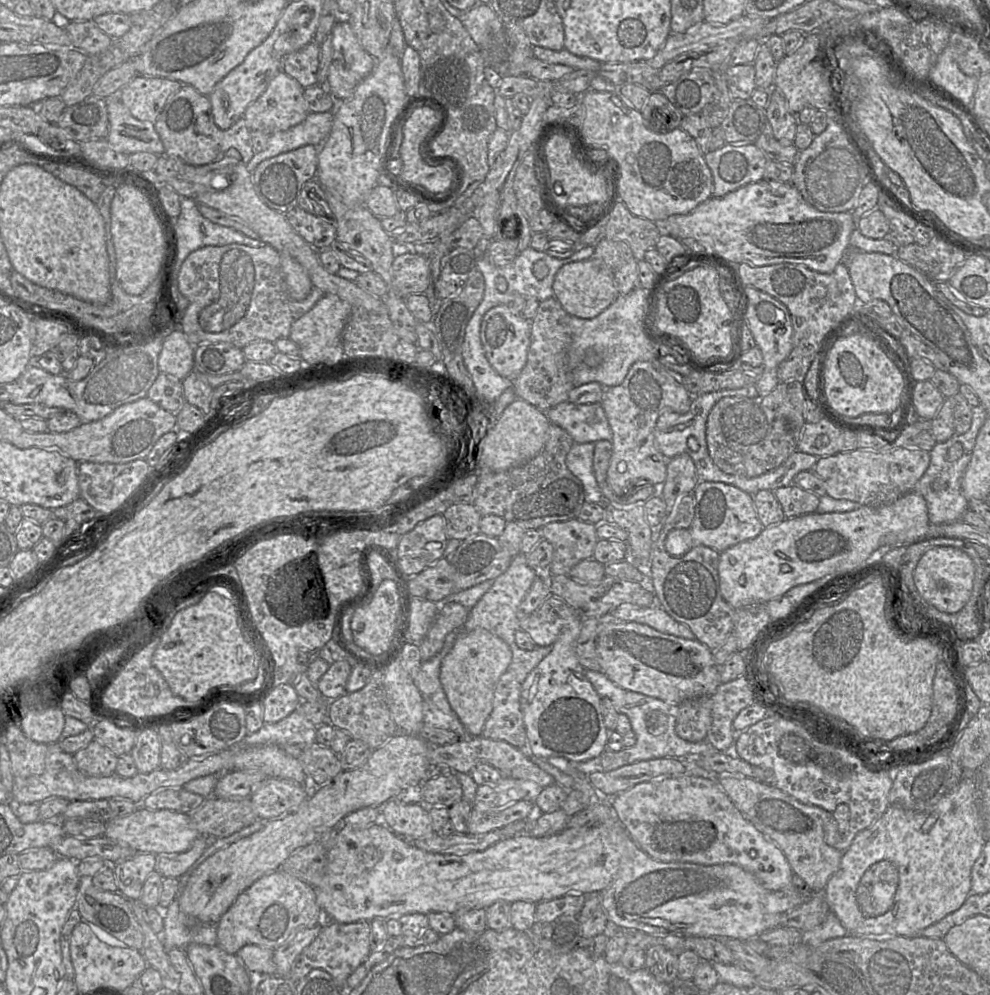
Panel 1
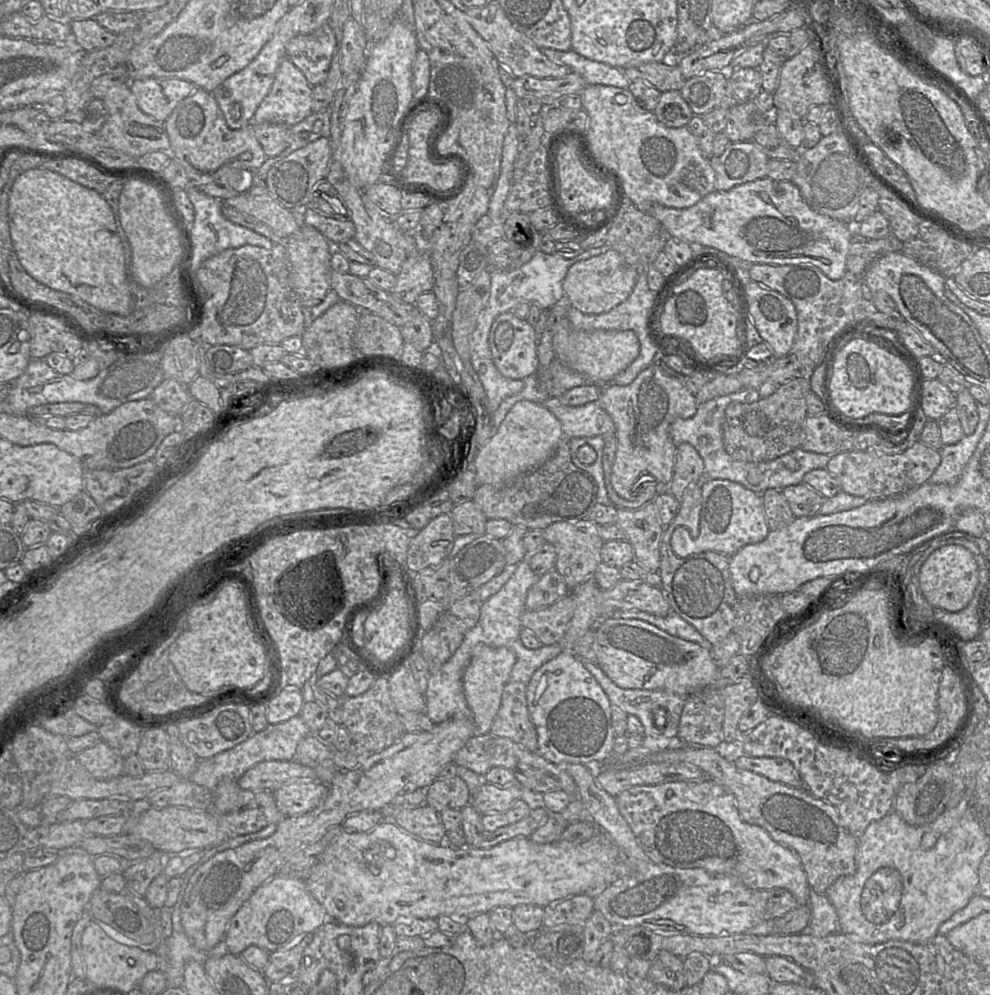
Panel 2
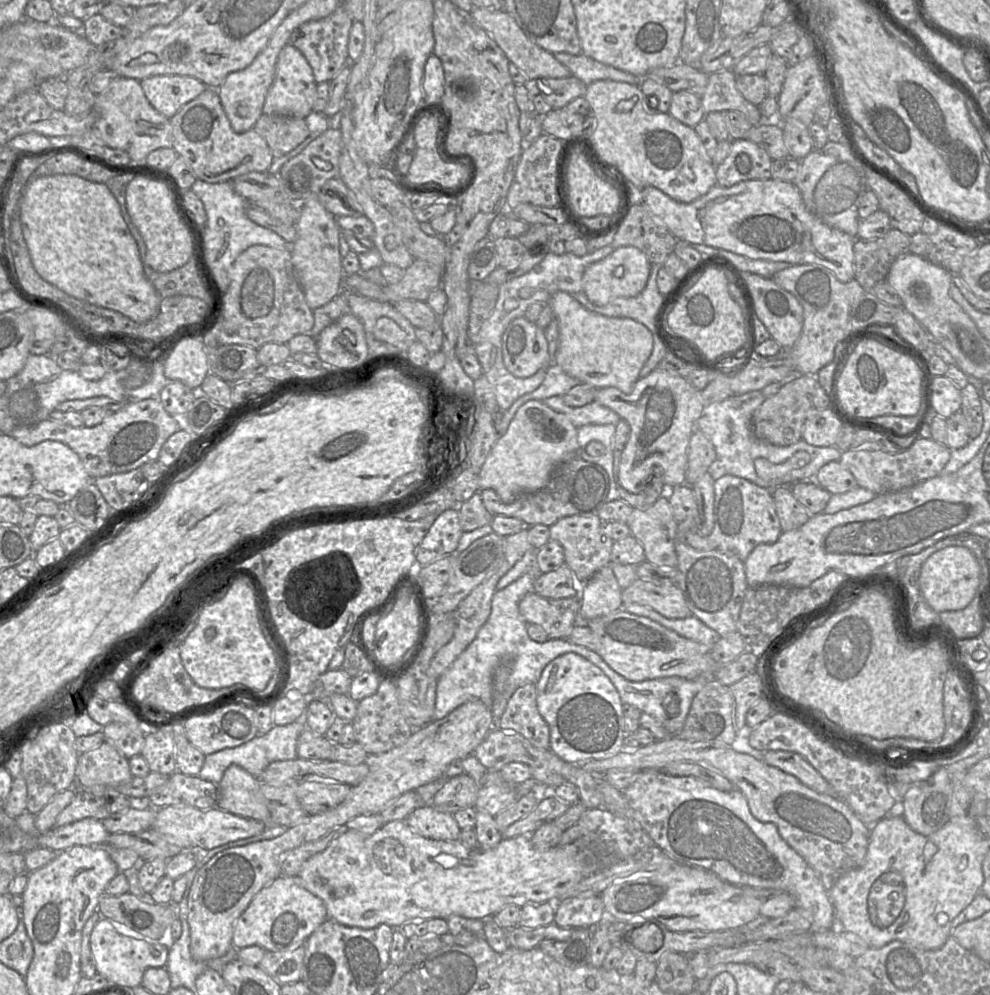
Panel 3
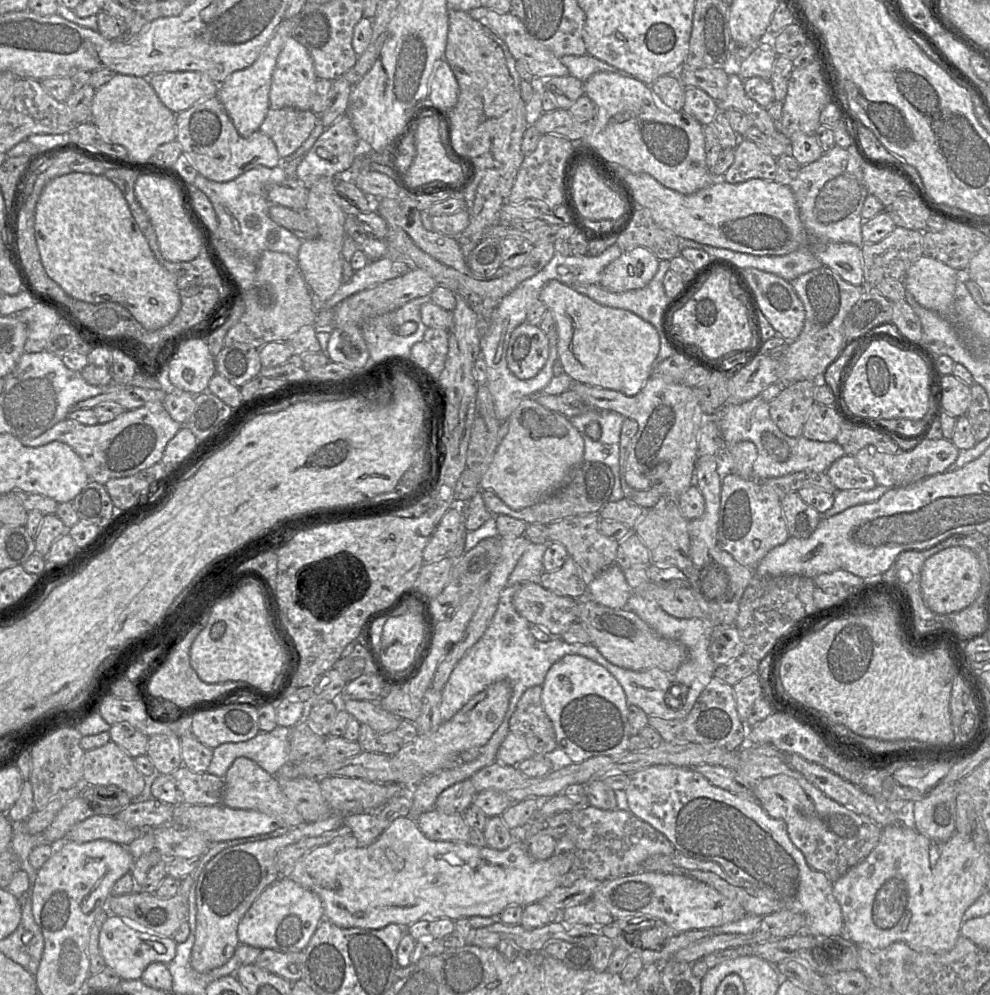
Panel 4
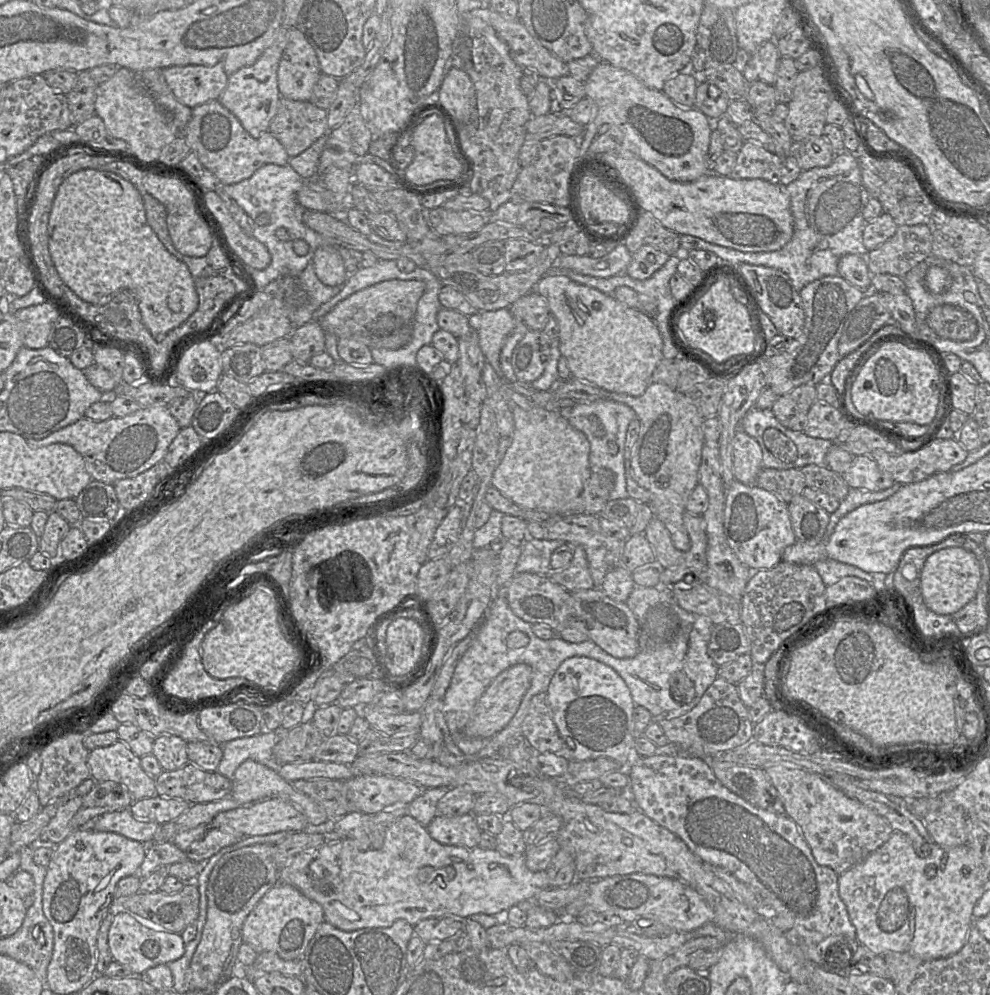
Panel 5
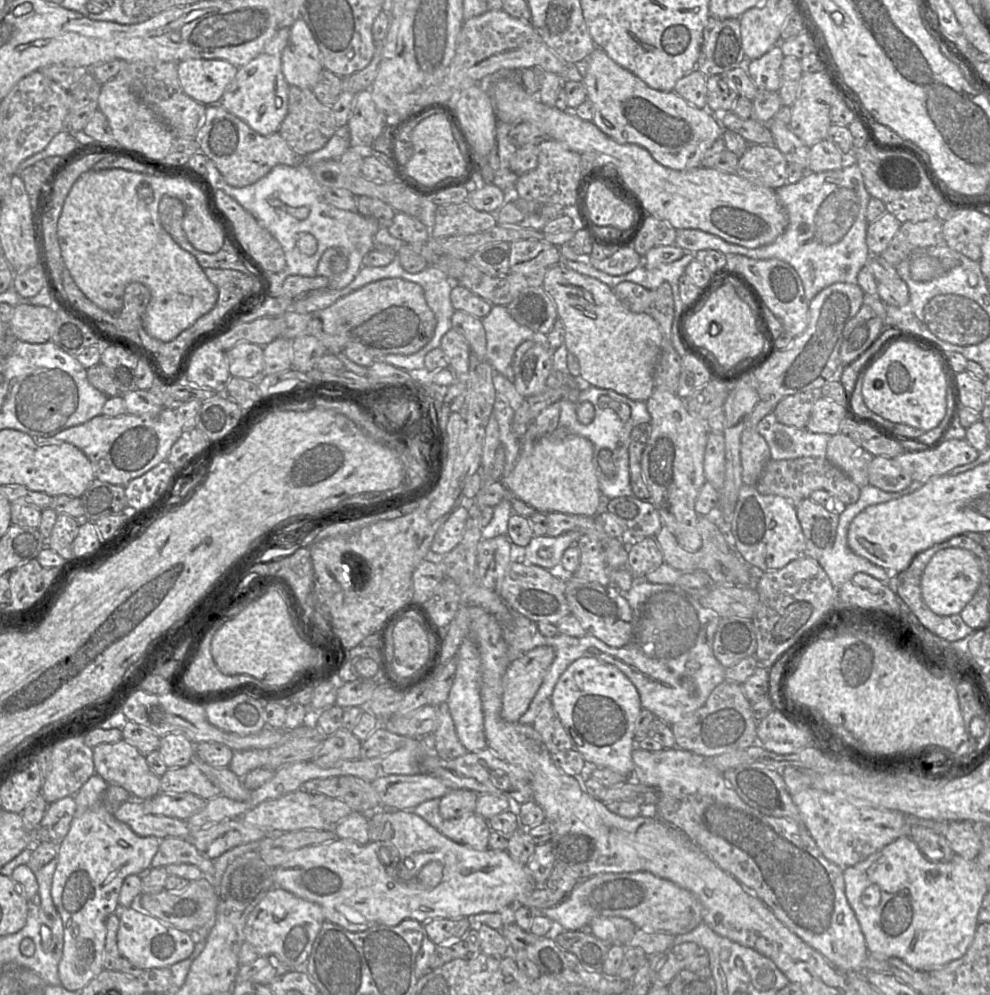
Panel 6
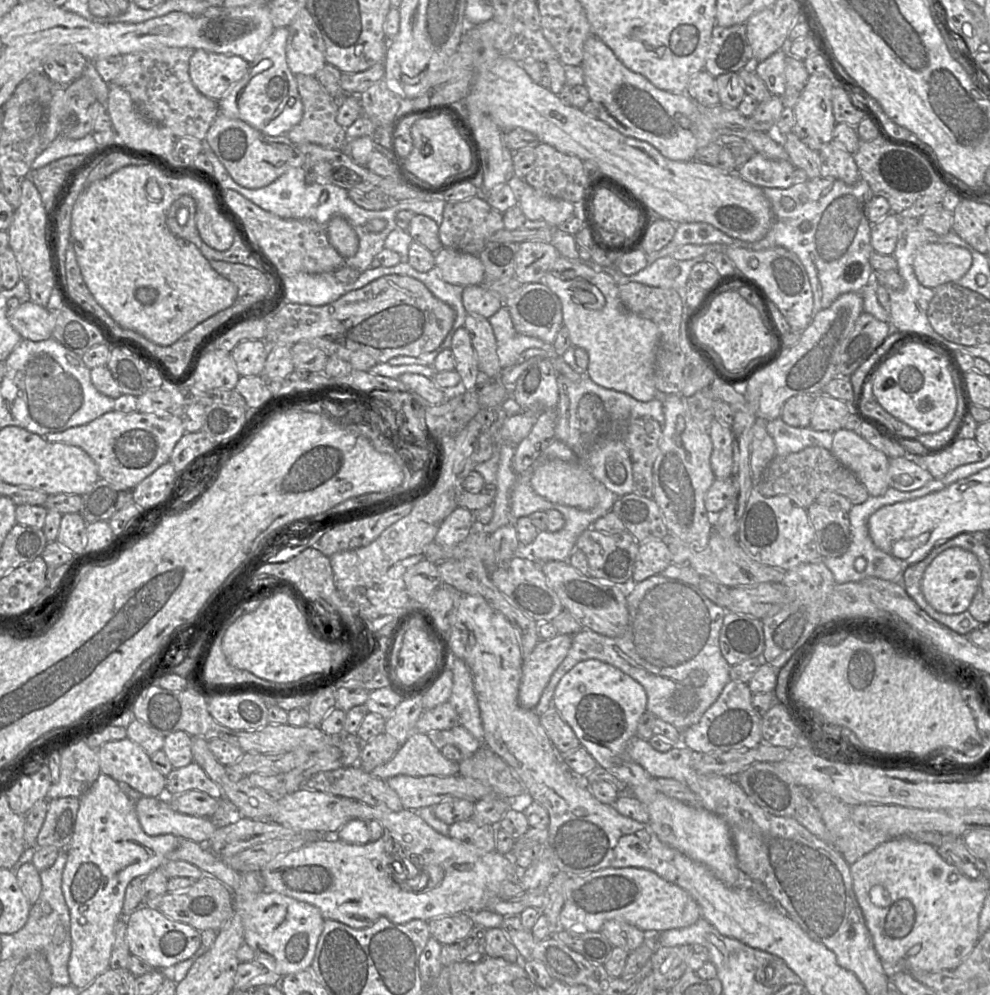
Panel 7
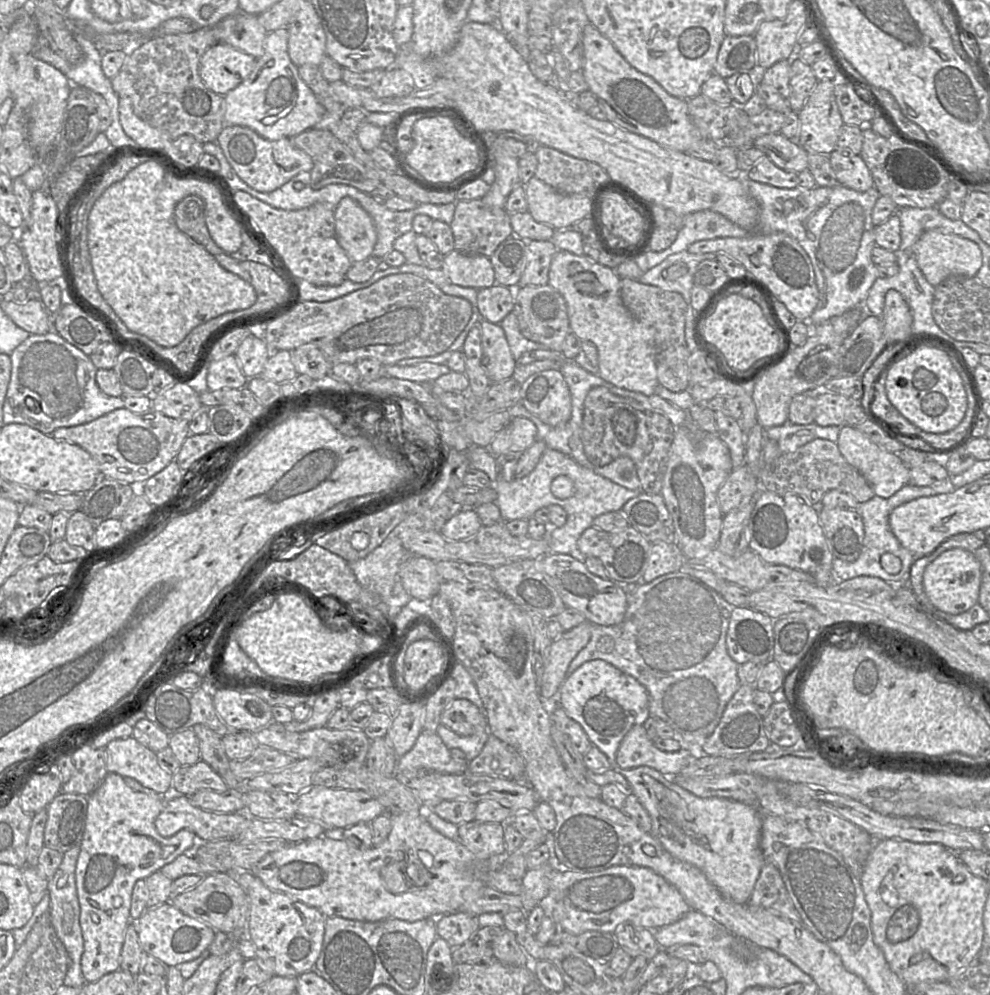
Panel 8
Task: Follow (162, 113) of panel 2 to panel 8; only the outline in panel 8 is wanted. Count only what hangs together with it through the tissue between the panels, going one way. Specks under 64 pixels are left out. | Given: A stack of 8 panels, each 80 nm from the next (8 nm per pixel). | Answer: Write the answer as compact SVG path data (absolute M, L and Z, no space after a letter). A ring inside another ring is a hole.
M217 43L199 62L199 75L213 92L225 96L252 73L257 59L231 45Z

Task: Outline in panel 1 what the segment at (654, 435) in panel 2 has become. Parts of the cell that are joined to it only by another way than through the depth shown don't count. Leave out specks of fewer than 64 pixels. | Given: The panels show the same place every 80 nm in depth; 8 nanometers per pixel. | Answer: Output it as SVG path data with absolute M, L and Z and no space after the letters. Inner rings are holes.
M651 361L635 362L620 385L605 388L600 404L612 430L613 446L606 480L618 497L627 499L642 485L662 485L665 482L668 460L655 442L657 420L664 412L687 413L692 400L693 396L684 385L659 371Z

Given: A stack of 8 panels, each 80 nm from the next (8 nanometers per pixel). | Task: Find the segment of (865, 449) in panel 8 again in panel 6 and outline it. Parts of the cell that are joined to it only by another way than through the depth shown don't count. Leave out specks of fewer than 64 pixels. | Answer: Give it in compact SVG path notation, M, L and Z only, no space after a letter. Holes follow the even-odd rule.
M840 432L828 442L826 458L860 487L869 484L868 468L873 457Z

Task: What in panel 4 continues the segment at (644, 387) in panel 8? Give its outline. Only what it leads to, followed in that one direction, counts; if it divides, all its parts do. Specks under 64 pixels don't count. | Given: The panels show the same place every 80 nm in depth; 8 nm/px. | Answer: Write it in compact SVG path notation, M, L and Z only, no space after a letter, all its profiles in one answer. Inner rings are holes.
M550 280L543 286L539 299L553 314L558 336L558 359L574 382L619 391L627 396L640 392L652 376L660 350L660 336L651 323L628 310L601 305L557 280Z

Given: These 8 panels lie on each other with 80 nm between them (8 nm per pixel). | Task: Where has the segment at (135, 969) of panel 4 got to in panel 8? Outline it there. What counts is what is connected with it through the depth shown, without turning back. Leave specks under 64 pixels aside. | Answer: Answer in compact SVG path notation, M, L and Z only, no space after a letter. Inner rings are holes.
M170 902L147 908L138 919L133 920L133 926L144 952L167 966L176 966L199 957L208 949L216 935L215 929L185 915Z

